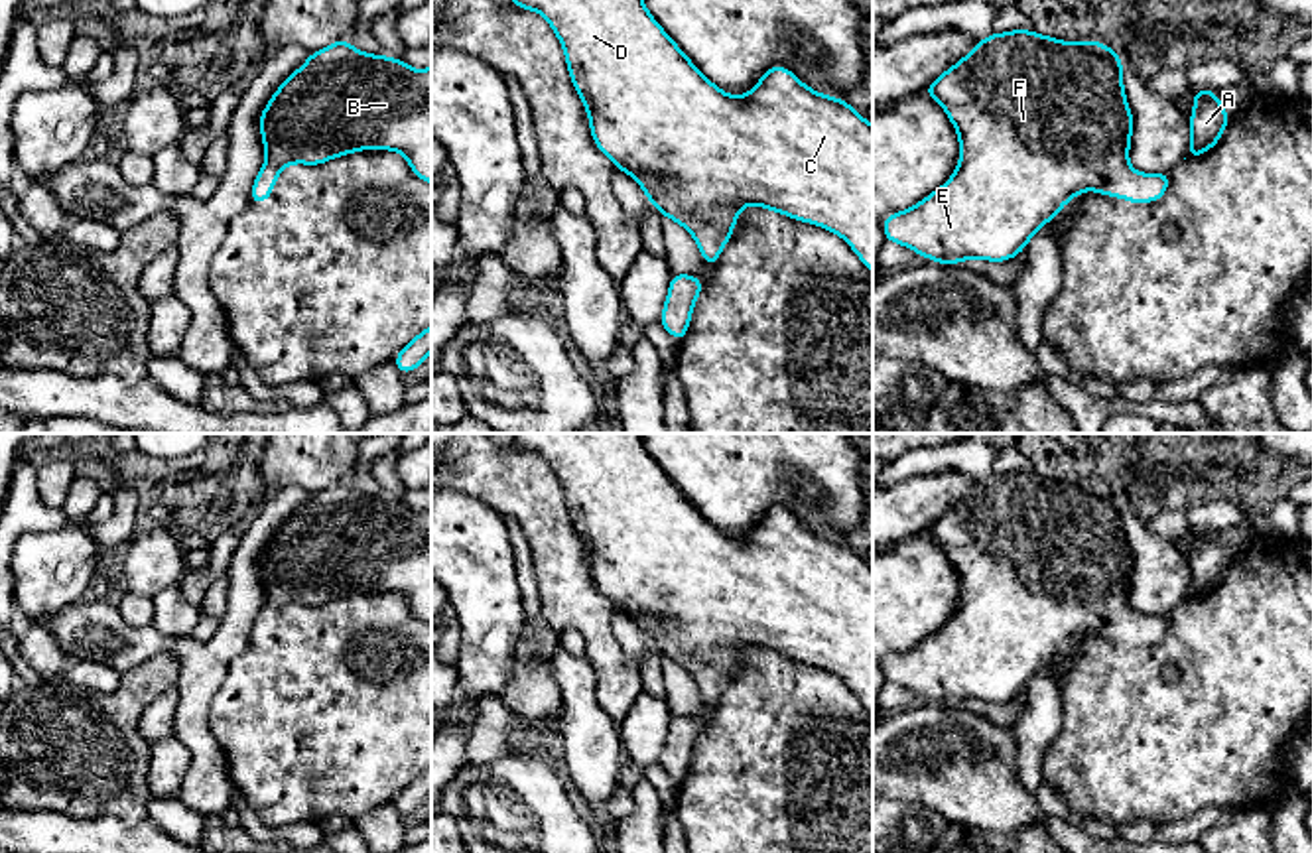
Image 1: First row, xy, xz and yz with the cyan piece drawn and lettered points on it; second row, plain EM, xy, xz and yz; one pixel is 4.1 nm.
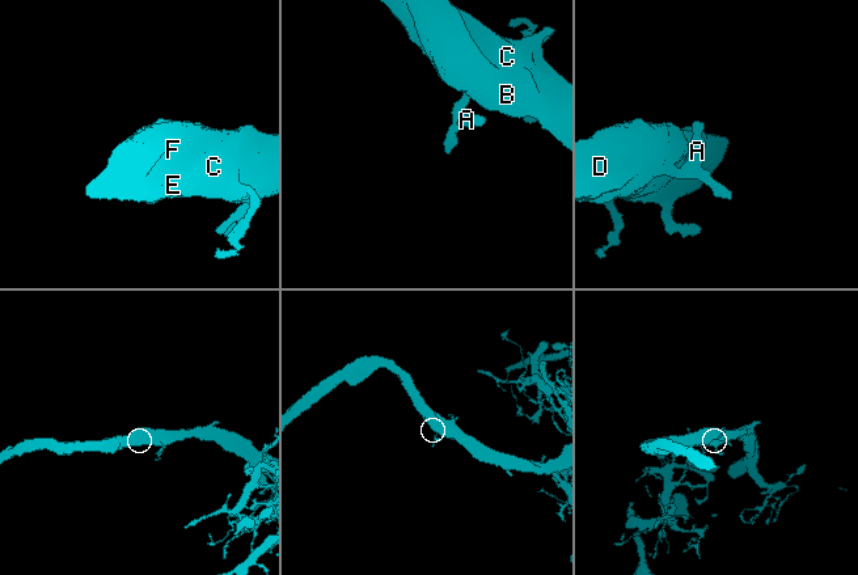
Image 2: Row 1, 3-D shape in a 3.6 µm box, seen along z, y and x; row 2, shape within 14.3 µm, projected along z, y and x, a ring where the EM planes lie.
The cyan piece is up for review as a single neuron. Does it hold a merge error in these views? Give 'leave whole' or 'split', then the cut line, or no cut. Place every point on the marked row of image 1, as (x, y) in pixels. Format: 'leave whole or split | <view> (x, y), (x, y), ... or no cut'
leave whole | no cut

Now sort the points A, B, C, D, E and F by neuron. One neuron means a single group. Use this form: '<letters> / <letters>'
A B C D E F

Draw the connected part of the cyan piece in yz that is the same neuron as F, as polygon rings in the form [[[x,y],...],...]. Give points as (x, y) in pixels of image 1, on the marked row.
[[[1032,30],[991,33],[936,81],[922,89],[936,98],[959,136],[959,165],[953,175],[914,207],[883,221],[886,242],[896,242],[944,266],[961,260],[1005,262],[1018,256],[1028,240],[1076,195],[1091,189],[1127,203],[1160,201],[1170,171],[1137,173],[1129,165],[1133,112],[1123,89],[1123,61],[1105,43],[1070,43]]]

